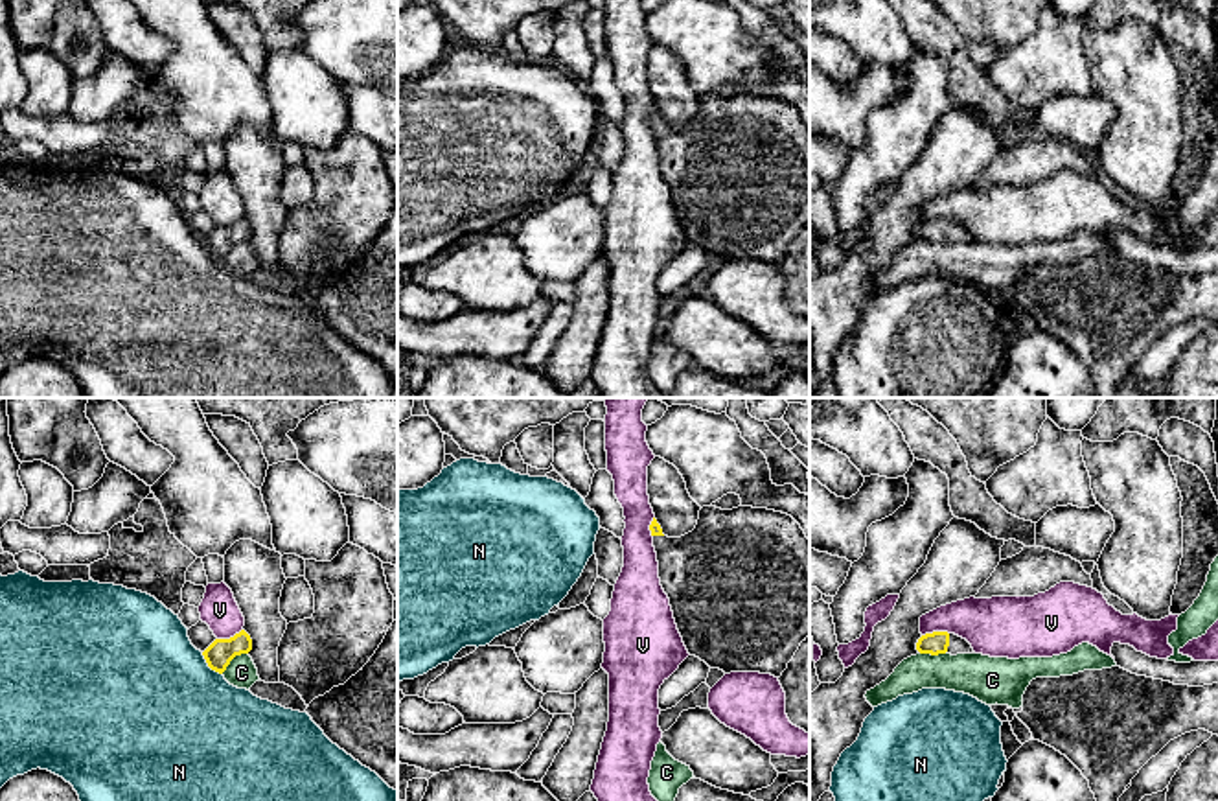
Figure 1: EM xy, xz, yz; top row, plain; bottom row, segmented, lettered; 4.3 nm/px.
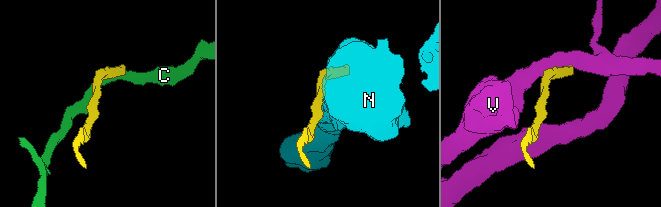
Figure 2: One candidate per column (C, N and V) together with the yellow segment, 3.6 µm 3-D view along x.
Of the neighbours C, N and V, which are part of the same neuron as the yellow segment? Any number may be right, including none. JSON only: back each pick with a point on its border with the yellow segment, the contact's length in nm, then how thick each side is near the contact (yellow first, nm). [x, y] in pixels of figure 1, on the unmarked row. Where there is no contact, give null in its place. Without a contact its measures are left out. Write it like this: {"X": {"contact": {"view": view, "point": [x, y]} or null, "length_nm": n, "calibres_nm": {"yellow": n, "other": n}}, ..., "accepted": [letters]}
{"accepted": []}

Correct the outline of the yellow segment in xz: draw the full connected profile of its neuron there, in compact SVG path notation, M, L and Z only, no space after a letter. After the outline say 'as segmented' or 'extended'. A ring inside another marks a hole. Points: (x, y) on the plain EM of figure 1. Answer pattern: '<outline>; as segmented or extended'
M703 94L697 112L681 125L668 125L653 105L649 112L659 149L659 166L670 186L673 206L690 243L710 256L760 260L780 265L800 230L810 223L810 127L787 101L738 94Z; extended

